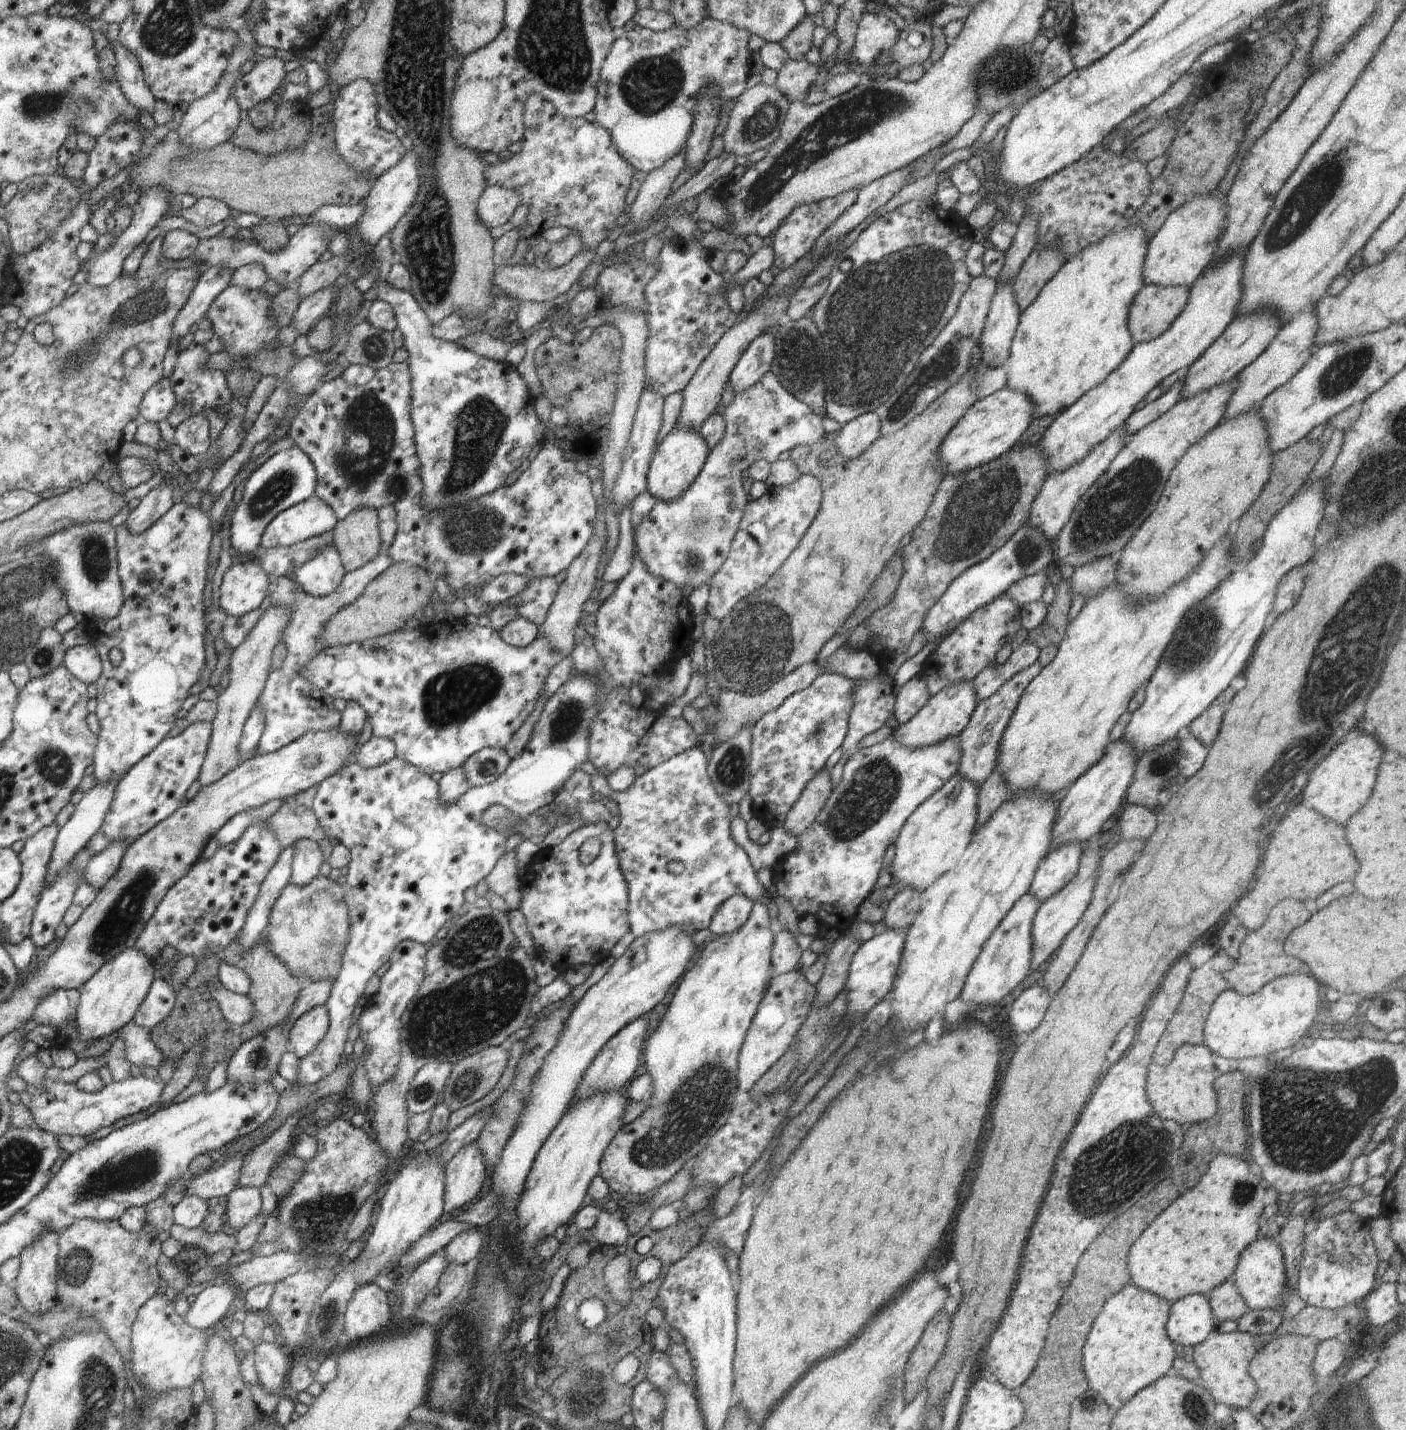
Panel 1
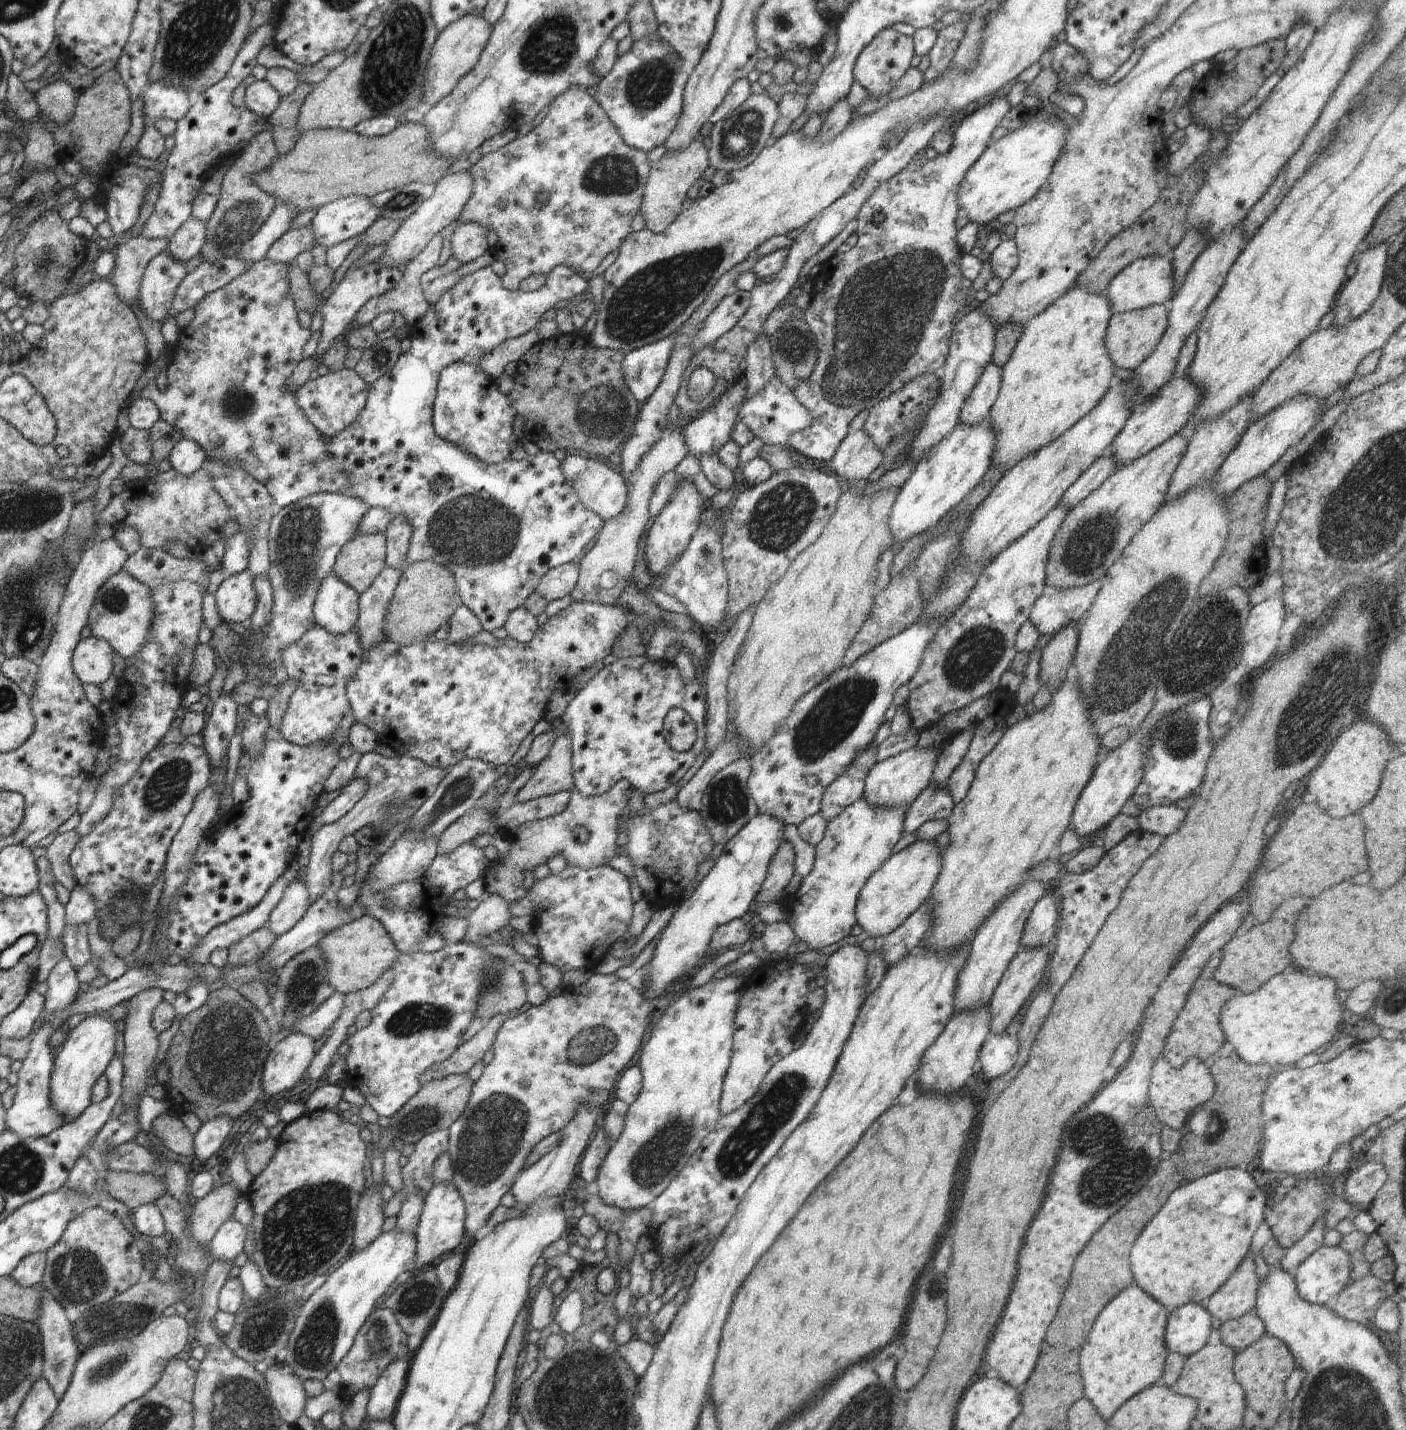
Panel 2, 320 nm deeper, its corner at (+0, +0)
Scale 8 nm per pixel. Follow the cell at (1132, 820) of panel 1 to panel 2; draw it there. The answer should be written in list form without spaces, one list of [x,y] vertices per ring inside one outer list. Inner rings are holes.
[[[1172,804],[1149,808],[1136,817],[1140,829],[1164,837],[1174,834],[1178,826],[1182,826],[1186,814],[1184,810]]]

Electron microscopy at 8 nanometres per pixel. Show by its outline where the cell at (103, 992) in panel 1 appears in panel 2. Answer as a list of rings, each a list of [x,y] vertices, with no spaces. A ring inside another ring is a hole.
[[[95,1015],[86,1018],[75,1029],[67,1030],[67,1039],[54,1058],[49,1086],[50,1104],[63,1117],[64,1125],[74,1122],[92,1104],[92,1087],[105,1074],[111,1058],[115,1055],[116,1031],[120,1027],[121,1022]]]

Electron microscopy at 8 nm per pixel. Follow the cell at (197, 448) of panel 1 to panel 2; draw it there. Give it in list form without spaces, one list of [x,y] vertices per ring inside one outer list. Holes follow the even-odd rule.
[[[182,438],[172,447],[167,459],[172,469],[187,477],[203,468],[207,456],[196,442]]]

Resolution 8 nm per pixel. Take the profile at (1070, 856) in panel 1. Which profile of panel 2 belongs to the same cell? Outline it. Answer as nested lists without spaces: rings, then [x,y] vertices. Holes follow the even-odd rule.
[[[1053,890],[1036,901],[1024,925],[1020,944],[1026,948],[1050,946],[1053,943],[1059,917],[1059,904]]]

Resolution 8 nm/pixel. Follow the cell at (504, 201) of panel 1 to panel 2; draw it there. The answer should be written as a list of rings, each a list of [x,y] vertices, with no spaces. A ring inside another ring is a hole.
[[[460,223],[451,236],[452,254],[460,262],[472,262],[489,250],[486,237],[490,228],[480,223]]]

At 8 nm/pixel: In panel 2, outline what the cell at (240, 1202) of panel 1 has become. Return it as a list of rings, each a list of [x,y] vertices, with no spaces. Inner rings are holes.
[[[239,1218],[228,1219],[220,1226],[209,1244],[212,1258],[221,1263],[234,1262],[236,1256],[244,1250],[246,1234],[246,1228]]]

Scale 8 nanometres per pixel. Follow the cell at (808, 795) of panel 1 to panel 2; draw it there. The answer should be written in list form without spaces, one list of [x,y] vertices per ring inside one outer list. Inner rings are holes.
[[[784,840],[777,850],[777,853],[771,858],[767,877],[764,879],[760,892],[755,900],[760,905],[768,903],[783,903],[784,890],[796,874],[794,872],[794,847],[790,841]]]

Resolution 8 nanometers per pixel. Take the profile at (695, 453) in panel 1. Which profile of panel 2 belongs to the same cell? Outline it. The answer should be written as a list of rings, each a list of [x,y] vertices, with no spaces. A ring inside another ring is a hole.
[[[687,479],[679,480],[679,487],[676,494],[670,499],[670,502],[662,509],[662,512],[655,518],[651,524],[650,531],[646,534],[646,564],[650,575],[657,577],[663,571],[666,571],[673,562],[686,550],[690,544],[692,535],[702,524],[704,503],[703,496],[696,490],[696,487]]]

